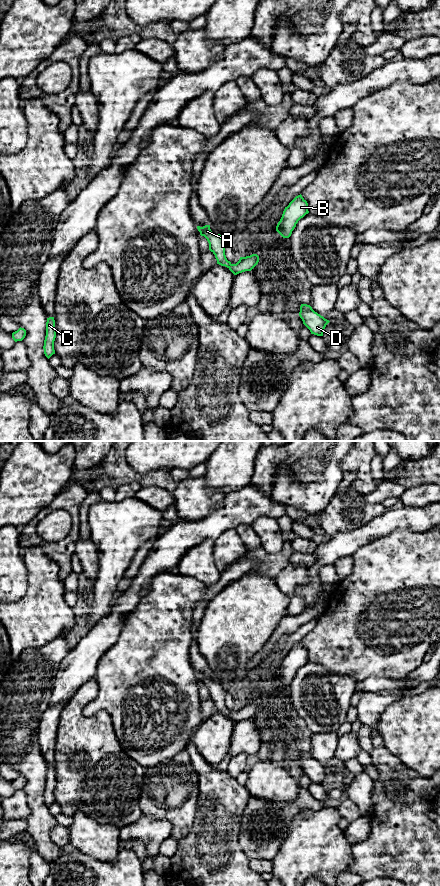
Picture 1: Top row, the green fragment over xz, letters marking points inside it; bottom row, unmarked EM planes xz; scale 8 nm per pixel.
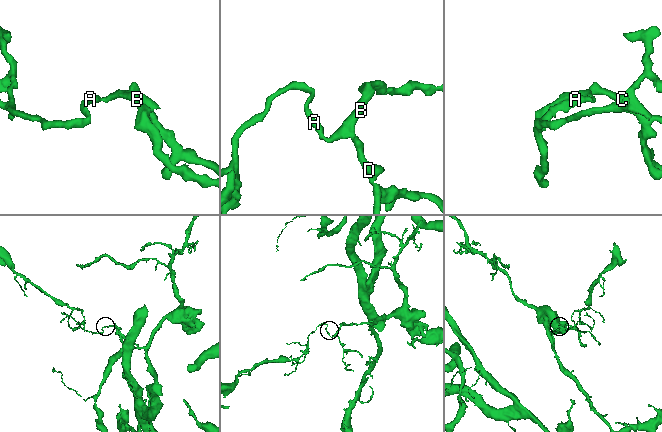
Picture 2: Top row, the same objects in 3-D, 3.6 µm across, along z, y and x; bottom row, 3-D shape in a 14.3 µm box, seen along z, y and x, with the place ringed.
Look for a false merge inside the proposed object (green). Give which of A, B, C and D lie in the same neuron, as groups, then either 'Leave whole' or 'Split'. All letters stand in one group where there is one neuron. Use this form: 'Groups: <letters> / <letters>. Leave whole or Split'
Groups: A B C D. Leave whole

